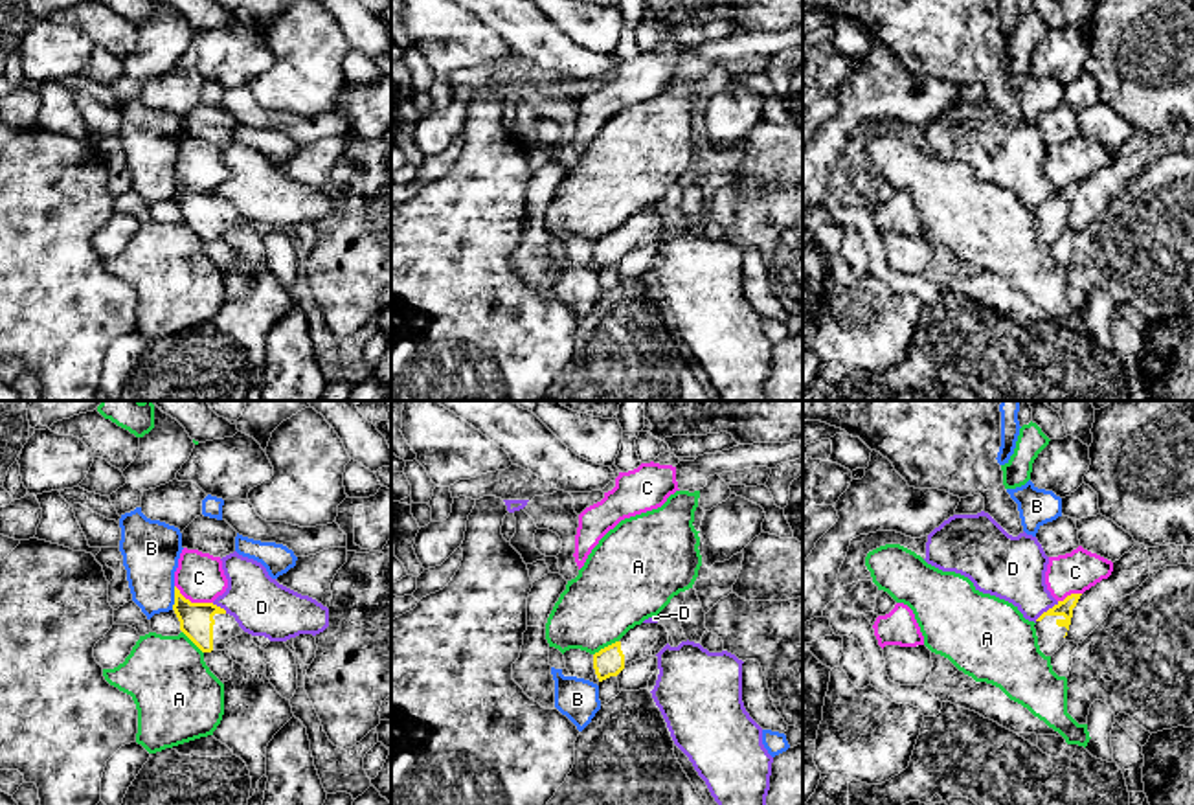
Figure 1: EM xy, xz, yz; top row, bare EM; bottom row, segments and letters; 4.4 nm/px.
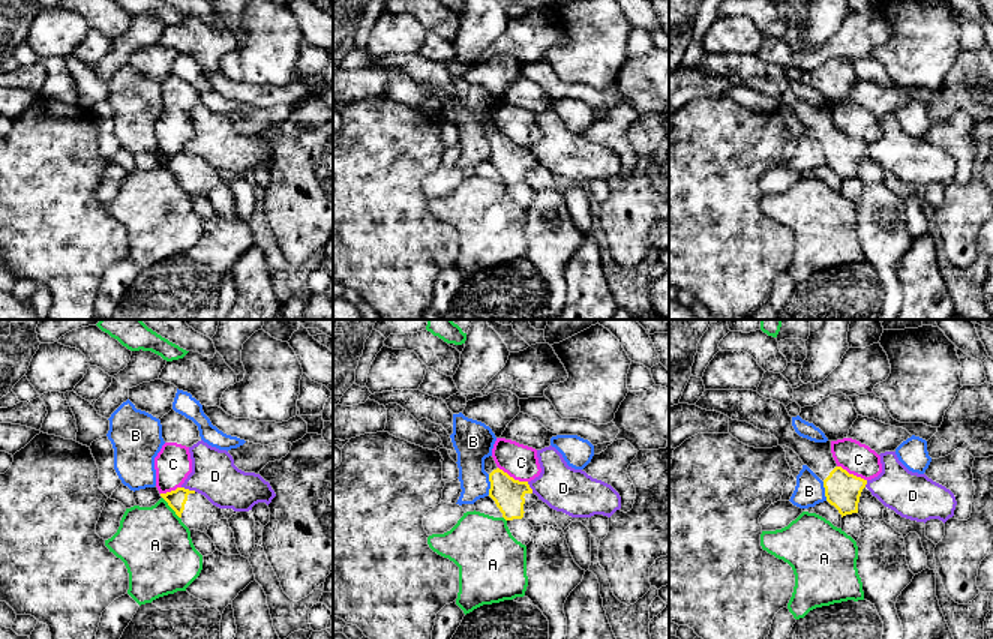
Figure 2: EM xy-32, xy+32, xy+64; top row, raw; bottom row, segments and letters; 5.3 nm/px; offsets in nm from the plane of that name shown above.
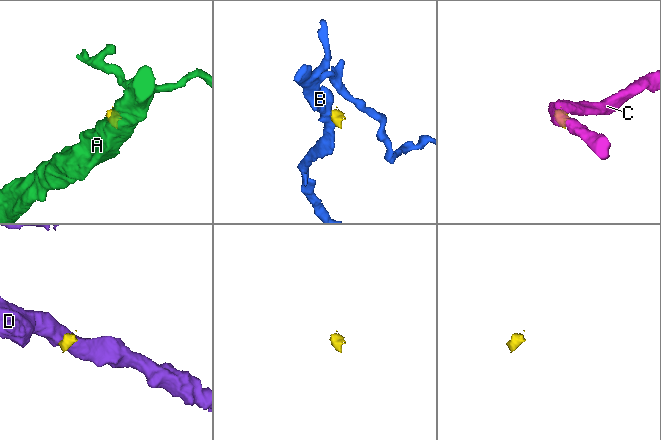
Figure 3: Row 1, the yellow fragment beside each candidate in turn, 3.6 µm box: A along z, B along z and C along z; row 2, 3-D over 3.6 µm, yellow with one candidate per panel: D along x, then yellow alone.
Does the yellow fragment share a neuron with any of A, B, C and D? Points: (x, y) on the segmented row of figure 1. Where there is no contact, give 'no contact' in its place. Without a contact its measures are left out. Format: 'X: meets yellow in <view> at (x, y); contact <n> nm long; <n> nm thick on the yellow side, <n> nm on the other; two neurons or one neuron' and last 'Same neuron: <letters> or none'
A: meets yellow in xz at (605, 647); contact 130 nm long; 130 nm thick on the yellow side, 340 nm on the other; two neurons
B: meets yellow in xy at (175, 598); contact 110 nm long; 150 nm thick on the yellow side, 260 nm on the other; two neurons
C: meets yellow in xy at (193, 603); contact 190 nm long; 150 nm thick on the yellow side, 200 nm on the other; two neurons
D: meets yellow in yz at (1047, 611); contact 140 nm long; 70 nm thick on the yellow side, 280 nm on the other; two neurons
Same neuron: none

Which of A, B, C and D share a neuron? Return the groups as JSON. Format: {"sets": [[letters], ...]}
{"sets": [["A"], ["B"], ["C"], ["D"]]}

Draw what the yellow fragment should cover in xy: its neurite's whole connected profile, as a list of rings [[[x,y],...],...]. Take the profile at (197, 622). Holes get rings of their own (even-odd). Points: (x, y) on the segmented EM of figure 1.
[[[175,586],[173,610],[180,630],[202,651],[224,651],[226,643],[242,634],[242,629],[224,608],[213,603],[191,603]]]

